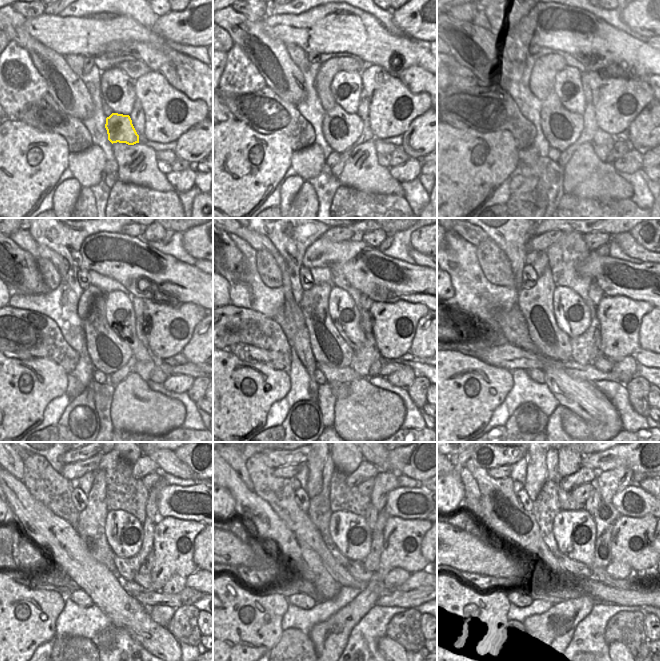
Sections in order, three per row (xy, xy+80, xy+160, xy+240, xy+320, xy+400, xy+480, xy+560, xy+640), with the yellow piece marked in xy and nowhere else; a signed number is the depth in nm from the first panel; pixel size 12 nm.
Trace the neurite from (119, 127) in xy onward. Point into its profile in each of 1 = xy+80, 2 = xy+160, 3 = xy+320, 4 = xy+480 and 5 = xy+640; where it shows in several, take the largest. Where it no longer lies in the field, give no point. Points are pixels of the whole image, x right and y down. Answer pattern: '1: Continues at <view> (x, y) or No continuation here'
1: Continues at xy+80 (341, 130)
2: Continues at xy+160 (561, 129)
3: Continues at xy+320 (328, 347)
4: Continues at xy+480 (90, 526)
5: Continues at xy+640 (552, 462)

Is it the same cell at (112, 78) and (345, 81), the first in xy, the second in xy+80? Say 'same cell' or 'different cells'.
same cell

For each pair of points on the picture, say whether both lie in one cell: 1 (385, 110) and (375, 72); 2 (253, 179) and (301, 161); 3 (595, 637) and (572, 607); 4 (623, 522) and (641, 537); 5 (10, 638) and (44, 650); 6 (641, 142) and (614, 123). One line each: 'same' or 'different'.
1: same
2: different
3: different
4: same
5: different
6: different

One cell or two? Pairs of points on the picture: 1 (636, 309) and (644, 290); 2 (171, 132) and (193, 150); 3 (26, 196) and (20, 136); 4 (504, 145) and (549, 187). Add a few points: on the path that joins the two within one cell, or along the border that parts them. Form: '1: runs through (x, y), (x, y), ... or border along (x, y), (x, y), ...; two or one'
1: border along (617, 294), (635, 300), (644, 300), (650, 304); two
2: border along (197, 123), (185, 131), (176, 141); two
3: runs through (19, 181), (18, 151); one
4: border along (517, 164), (501, 182); two

